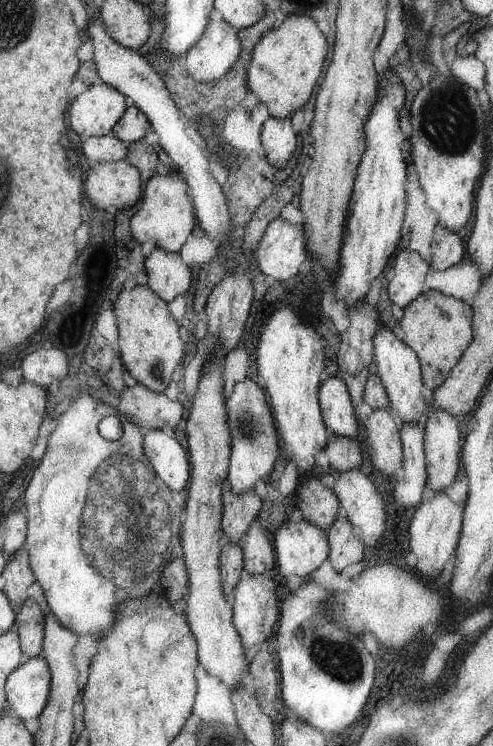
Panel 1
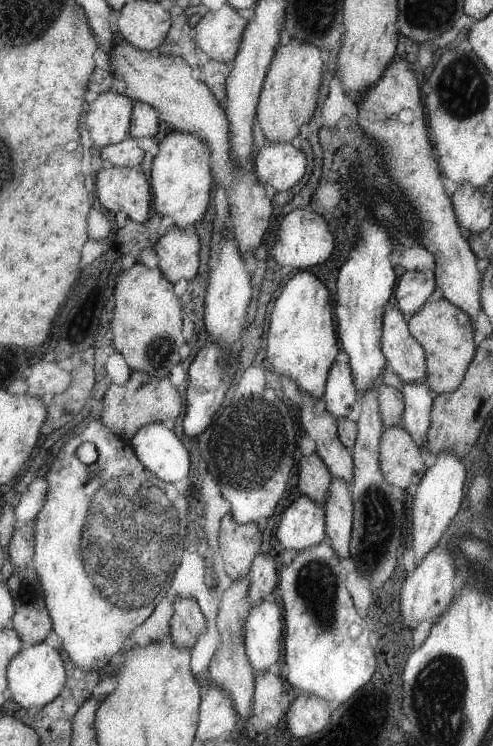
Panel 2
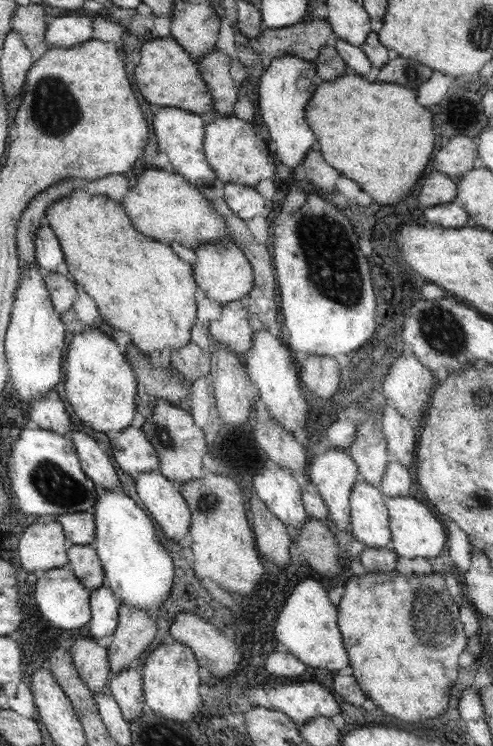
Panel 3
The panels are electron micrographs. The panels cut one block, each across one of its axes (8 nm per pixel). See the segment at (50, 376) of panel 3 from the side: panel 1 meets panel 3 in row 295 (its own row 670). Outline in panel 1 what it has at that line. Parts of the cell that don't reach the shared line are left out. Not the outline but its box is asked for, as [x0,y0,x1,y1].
[6,656,51,720]

